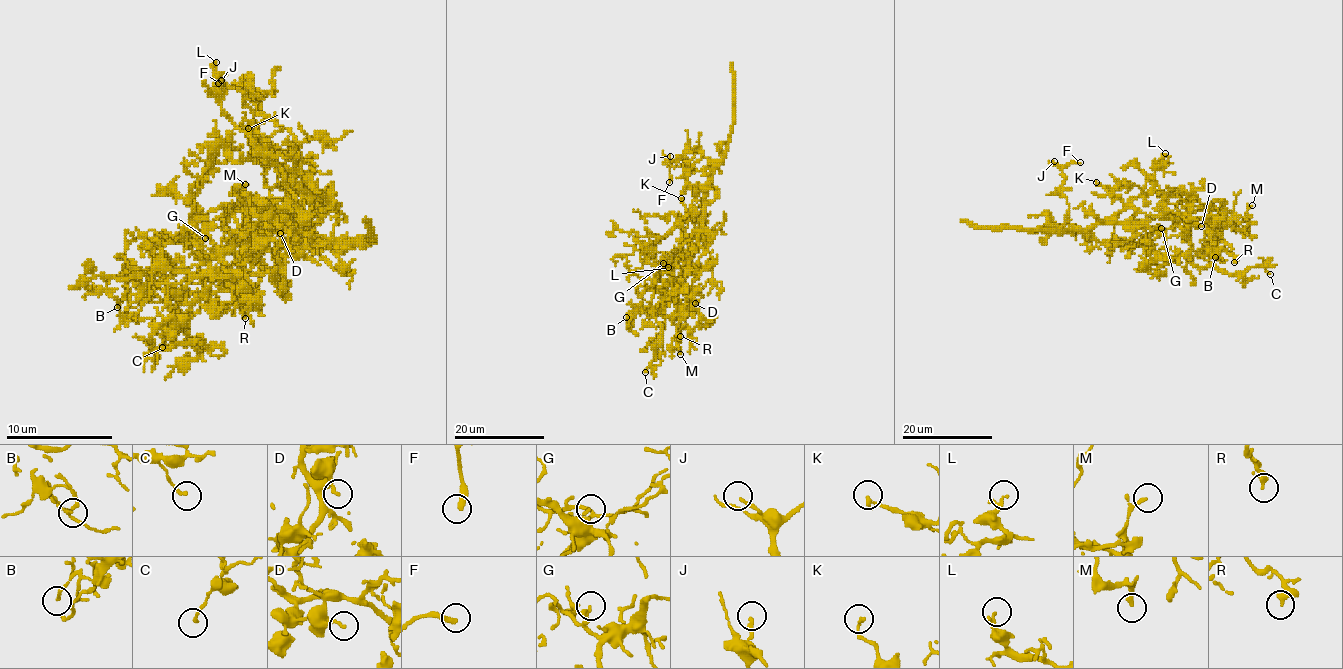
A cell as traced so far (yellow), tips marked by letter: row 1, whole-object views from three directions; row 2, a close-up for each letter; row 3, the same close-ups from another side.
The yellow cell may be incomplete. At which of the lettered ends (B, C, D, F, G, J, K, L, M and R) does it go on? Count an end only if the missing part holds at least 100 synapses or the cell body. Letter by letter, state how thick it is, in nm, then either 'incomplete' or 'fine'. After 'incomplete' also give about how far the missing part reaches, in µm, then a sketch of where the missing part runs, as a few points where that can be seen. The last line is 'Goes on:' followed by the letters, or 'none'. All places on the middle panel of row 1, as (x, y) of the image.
B: calibre 120 nm; fine
C: calibre 150 nm; fine
D: calibre 180 nm; fine
F: calibre 320 nm; fine
G: calibre 90 nm; fine
J: calibre 190 nm; fine
K: calibre 190 nm; fine
L: calibre 200 nm; fine
M: calibre 140 nm; fine
R: calibre 240 nm; fine
Goes on: none

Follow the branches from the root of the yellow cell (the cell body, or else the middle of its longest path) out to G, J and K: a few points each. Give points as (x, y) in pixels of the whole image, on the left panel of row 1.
G: (293, 225), (251, 225), (224, 249), (216, 249), (210, 254), (202, 249), (205, 238)
J: (293, 225), (301, 225), (312, 238), (299, 225), (296, 195), (283, 179), (283, 171), (221, 107), (221, 80)
K: (293, 225), (299, 219), (299, 208), (291, 200), (296, 166), (264, 139), (264, 144), (251, 136), (248, 128)

